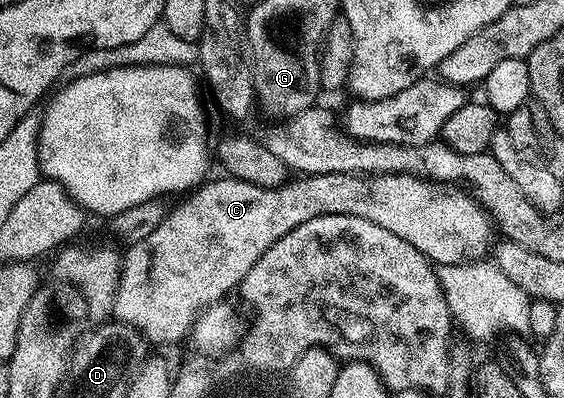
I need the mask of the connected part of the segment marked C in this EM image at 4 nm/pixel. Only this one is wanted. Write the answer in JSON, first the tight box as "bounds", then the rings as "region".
{"bounds":[115,172,495,343],"region":[[[350,172],[348,174],[311,174],[308,176],[294,177],[294,182],[292,180],[286,180],[279,186],[256,186],[255,184],[247,184],[238,178],[230,178],[228,176],[220,177],[215,179],[214,182],[206,181],[204,184],[198,185],[188,195],[190,198],[186,202],[181,203],[174,210],[172,207],[166,213],[165,219],[161,221],[159,228],[155,228],[155,232],[151,232],[151,236],[132,243],[128,247],[130,249],[129,252],[124,253],[121,287],[117,293],[115,314],[120,321],[140,330],[149,339],[150,343],[177,342],[180,338],[188,339],[193,325],[196,324],[200,314],[208,306],[220,303],[224,299],[221,298],[224,294],[229,294],[232,290],[234,293],[247,276],[247,272],[251,272],[255,260],[259,260],[259,256],[263,256],[263,252],[267,252],[267,248],[271,248],[271,244],[275,244],[275,240],[287,236],[287,232],[299,228],[299,224],[307,224],[307,220],[315,220],[319,216],[359,216],[363,220],[371,220],[371,224],[379,224],[379,228],[387,228],[387,232],[395,232],[395,236],[399,236],[399,240],[407,240],[407,244],[419,248],[419,252],[423,252],[423,256],[438,267],[482,261],[488,255],[485,253],[488,252],[489,245],[493,242],[493,232],[495,234],[494,223],[491,221],[485,207],[481,205],[468,189],[462,188],[457,184],[420,178],[416,174],[358,174],[356,172]]]}

